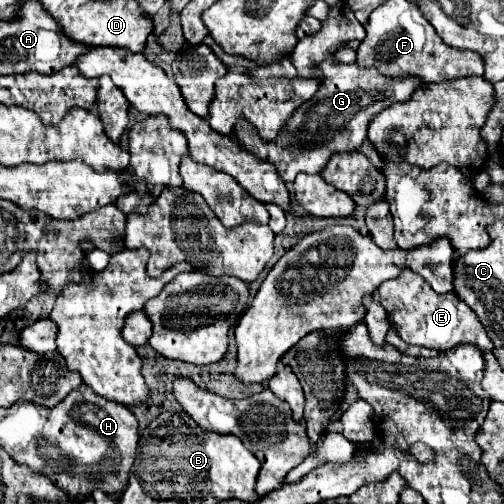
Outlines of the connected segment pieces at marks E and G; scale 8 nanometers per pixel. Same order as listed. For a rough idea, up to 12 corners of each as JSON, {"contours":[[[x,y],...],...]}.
{"contours":[[[410,268],[378,298],[400,338],[446,352],[492,350],[456,294],[436,294]],[[320,64],[322,84],[276,140],[248,120],[232,134],[286,184],[356,150],[374,114],[418,78]]]}

